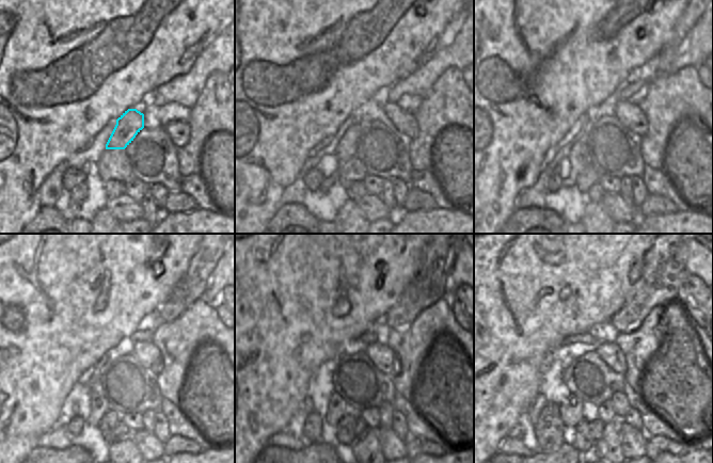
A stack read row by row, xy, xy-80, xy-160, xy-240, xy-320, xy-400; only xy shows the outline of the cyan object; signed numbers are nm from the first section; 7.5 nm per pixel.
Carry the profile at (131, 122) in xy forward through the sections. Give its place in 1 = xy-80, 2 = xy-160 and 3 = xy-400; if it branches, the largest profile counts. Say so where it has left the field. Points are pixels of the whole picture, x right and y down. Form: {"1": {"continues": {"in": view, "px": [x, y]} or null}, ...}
{"1": {"continues": {"in": "xy-80", "px": [346, 148]}}, "2": {"continues": {"in": "xy-160", "px": [579, 155]}}, "3": {"continues": {"in": "xy-400", "px": [571, 415]}}}

